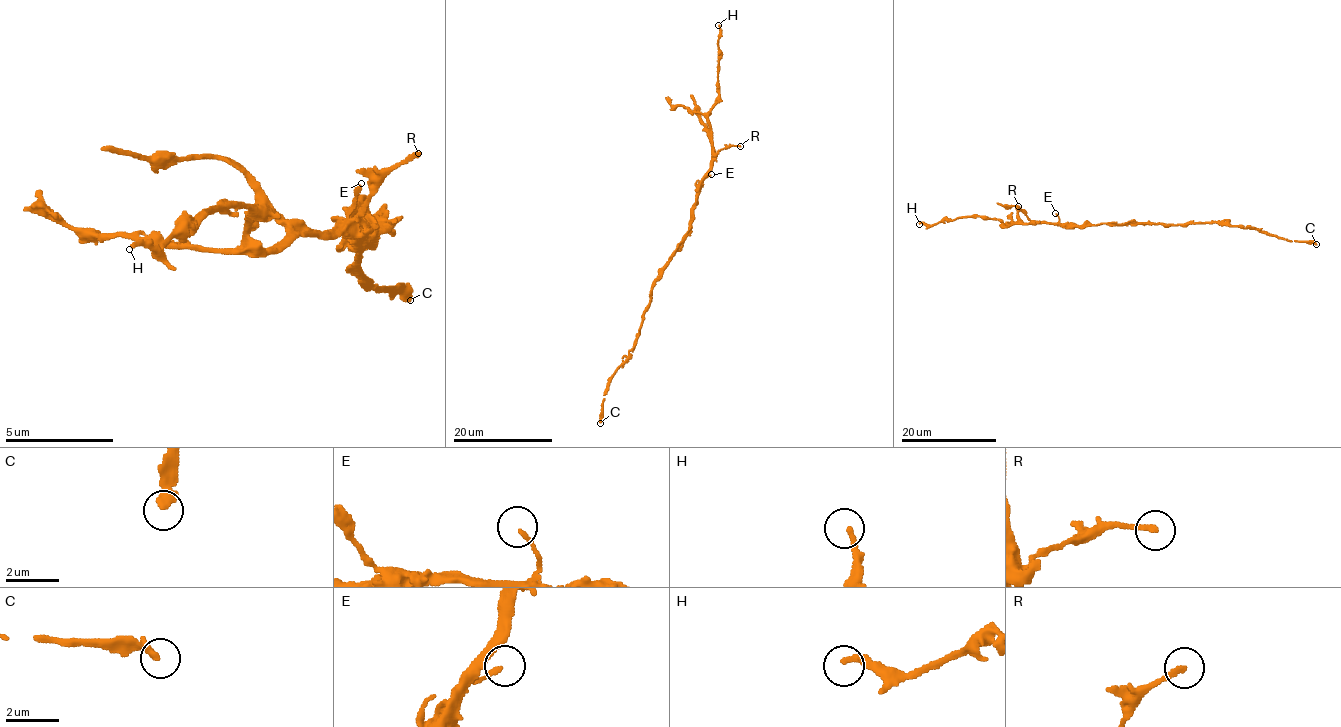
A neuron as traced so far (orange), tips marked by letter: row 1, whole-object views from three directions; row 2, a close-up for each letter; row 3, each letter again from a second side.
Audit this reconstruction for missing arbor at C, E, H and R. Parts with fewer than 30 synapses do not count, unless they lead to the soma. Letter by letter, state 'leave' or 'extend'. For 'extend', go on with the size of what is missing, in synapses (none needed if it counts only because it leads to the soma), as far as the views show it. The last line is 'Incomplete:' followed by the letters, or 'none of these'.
C: leave
E: leave
H: leave
R: leave
Incomplete: none of these

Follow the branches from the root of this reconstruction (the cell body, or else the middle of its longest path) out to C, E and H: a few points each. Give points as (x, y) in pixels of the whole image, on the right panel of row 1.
C: (1113, 224), (1216, 222), (1251, 226), (1289, 240), (1316, 244)
E: (1113, 224), (1062, 225), (1055, 213)
H: (1113, 224), (1068, 226), (1028, 222), (1004, 226), (994, 218), (962, 216), (931, 225), (919, 224)

